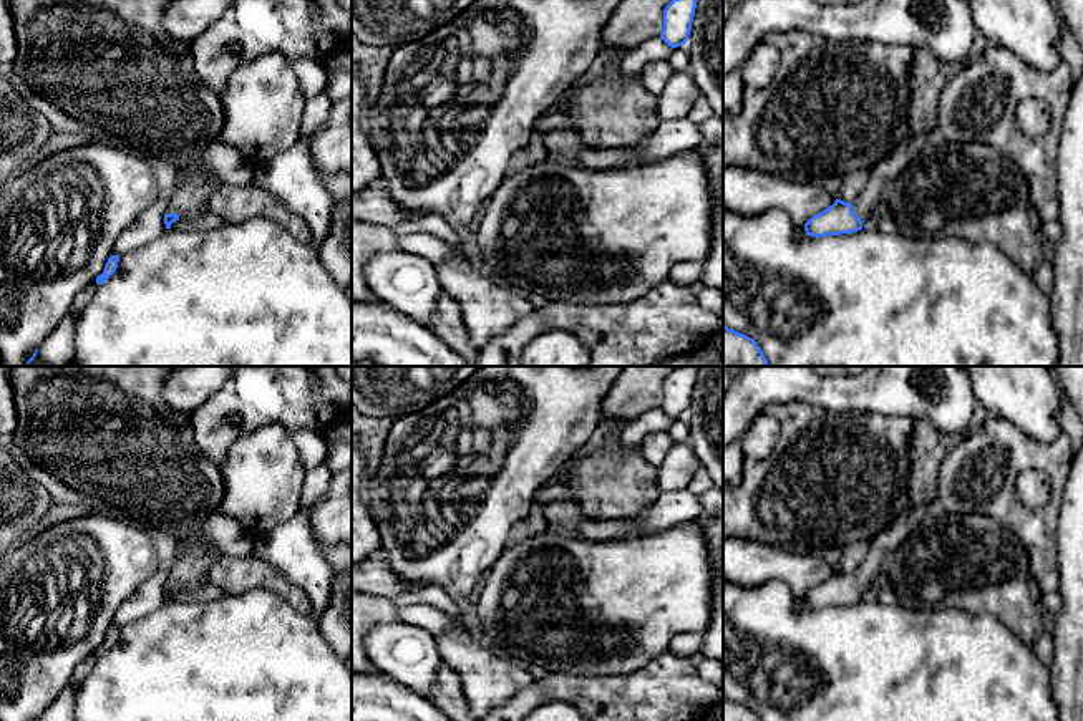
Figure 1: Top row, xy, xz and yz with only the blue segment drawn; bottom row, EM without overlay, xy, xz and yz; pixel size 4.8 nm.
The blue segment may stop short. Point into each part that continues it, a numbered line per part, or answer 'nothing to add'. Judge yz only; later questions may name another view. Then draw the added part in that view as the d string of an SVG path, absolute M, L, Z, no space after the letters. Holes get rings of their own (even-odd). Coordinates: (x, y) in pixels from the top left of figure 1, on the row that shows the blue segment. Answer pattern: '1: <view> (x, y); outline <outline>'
1: yz (883, 174); outline M909 133L889 154L881 157L869 169L869 179L862 192L857 199L851 202L854 214L861 220L866 220L886 204L887 194L896 179L915 157L915 154L925 146L929 139L930 138L924 133Z

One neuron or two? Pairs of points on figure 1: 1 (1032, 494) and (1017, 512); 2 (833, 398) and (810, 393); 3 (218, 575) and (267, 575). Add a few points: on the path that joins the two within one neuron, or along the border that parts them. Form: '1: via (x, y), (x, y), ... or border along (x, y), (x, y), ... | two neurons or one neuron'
1: border along (1024, 469), (1047, 478), (1045, 506) | two neurons
2: via (828, 393), (815, 393) | one neuron
3: via (229, 575), (256, 575) | one neuron

